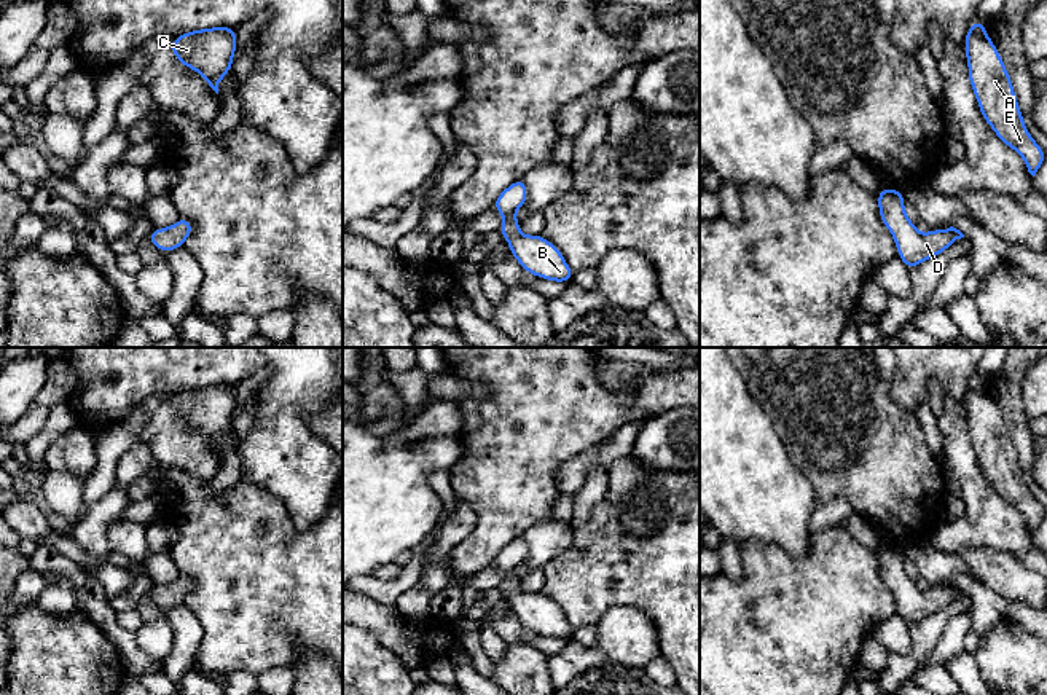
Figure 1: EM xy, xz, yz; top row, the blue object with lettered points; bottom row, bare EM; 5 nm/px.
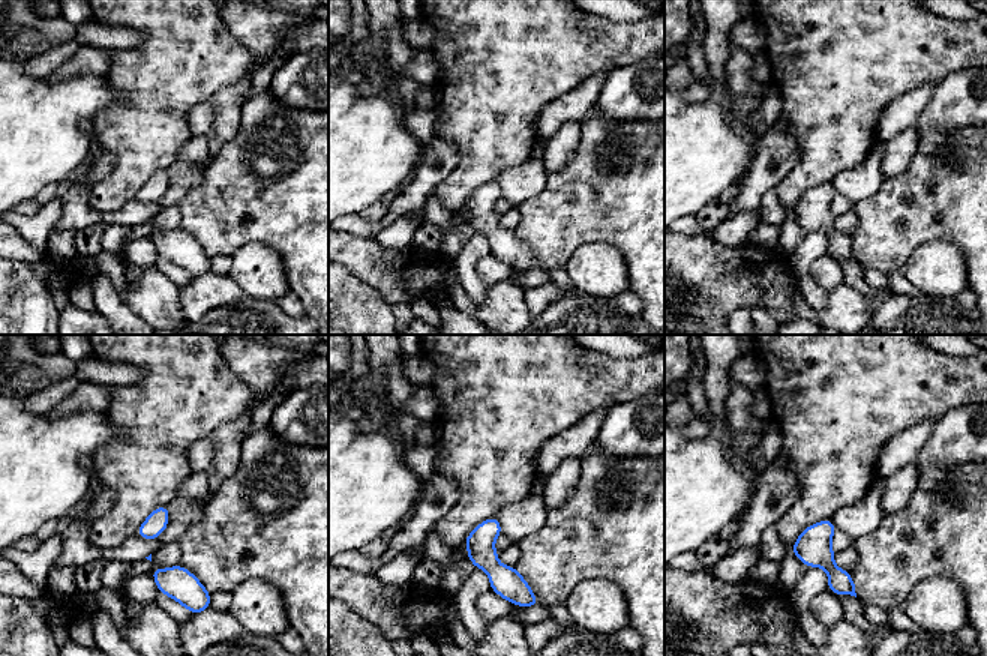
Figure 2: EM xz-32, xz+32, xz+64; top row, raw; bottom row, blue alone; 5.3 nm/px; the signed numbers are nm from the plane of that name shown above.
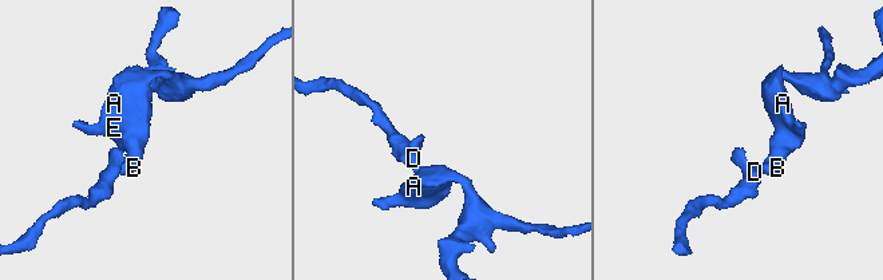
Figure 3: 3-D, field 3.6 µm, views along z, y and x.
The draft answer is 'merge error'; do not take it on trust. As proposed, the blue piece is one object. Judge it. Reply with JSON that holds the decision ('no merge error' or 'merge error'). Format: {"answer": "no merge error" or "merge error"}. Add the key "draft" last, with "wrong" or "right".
{"answer": "no merge error", "draft": "wrong"}

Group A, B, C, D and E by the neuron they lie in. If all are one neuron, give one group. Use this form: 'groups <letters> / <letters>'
groups A B C D E

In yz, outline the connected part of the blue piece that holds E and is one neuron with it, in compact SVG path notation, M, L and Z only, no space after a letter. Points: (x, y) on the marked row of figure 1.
M975 19L964 38L969 67L969 84L974 88L980 113L1002 143L1014 148L1034 177L1042 167L1045 153L1025 128L1012 78L1006 70L985 22Z

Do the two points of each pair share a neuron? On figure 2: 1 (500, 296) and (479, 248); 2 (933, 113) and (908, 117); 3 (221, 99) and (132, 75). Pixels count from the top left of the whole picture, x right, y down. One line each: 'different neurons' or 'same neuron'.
1: different neurons
2: different neurons
3: different neurons

